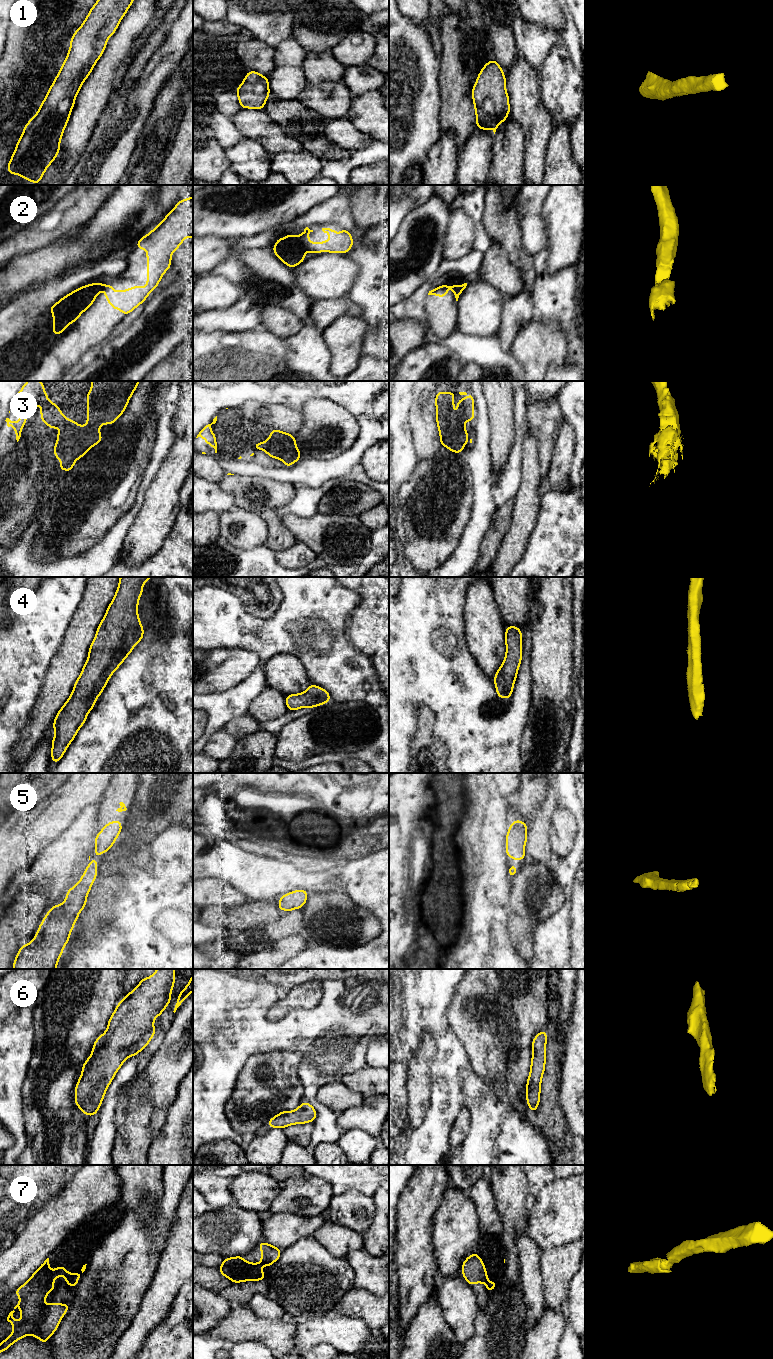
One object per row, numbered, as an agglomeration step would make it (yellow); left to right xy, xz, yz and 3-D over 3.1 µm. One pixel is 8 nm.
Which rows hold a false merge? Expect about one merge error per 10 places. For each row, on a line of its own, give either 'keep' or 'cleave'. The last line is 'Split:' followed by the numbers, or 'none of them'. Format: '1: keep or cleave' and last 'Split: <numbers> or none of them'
1: keep
2: keep
3: keep
4: keep
5: keep
6: keep
7: keep
Split: none of them

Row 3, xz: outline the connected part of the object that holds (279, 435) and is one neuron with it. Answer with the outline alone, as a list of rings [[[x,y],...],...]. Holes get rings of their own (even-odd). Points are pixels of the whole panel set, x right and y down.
[[[271,429],[271,435],[266,442],[254,443],[254,449],[261,449],[272,458],[284,460],[284,466],[291,466],[297,460],[301,459],[300,450],[296,448],[296,439],[293,435]]]

